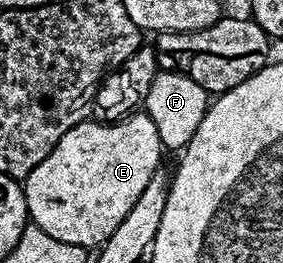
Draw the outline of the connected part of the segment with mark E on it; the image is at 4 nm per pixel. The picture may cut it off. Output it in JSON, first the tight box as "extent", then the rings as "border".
{"extent":[22,111,162,247],"border":[[[136,111],[122,121],[105,123],[95,119],[79,121],[23,178],[22,188],[31,224],[38,226],[46,235],[58,239],[62,243],[74,243],[85,247],[99,247],[110,235],[114,235],[114,227],[126,219],[130,207],[138,203],[138,195],[150,183],[156,169],[161,168],[160,151],[162,144],[154,123],[144,111]]]}

